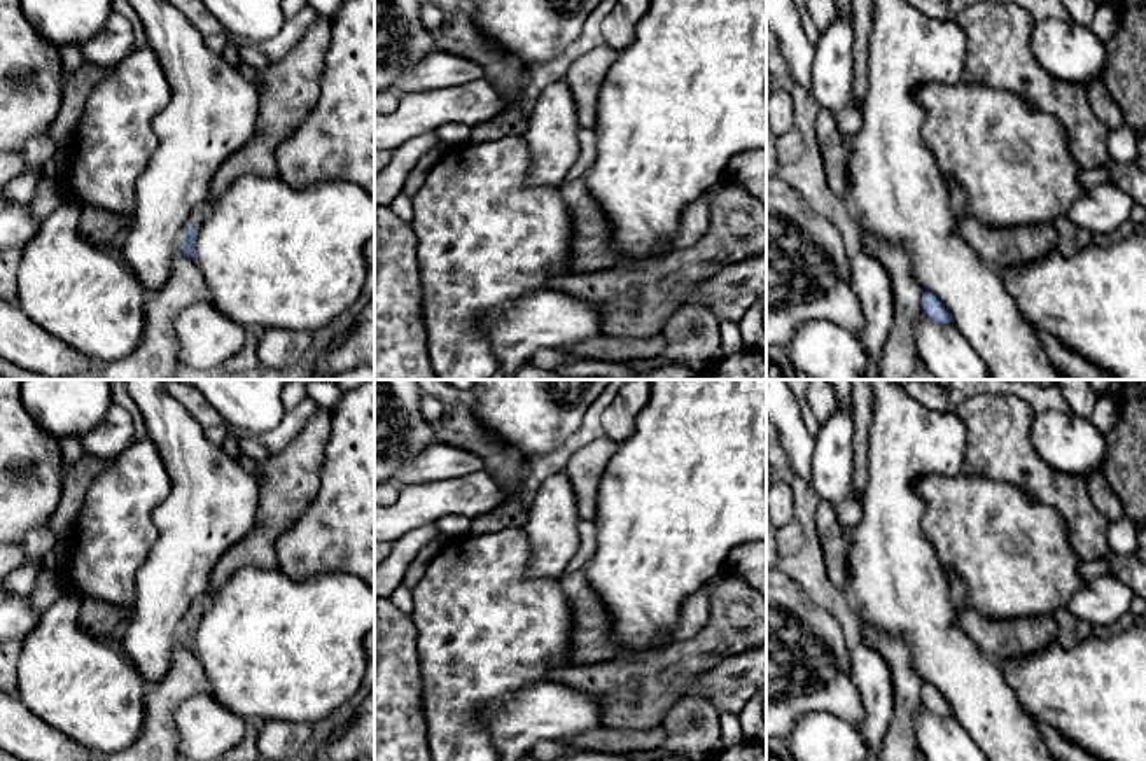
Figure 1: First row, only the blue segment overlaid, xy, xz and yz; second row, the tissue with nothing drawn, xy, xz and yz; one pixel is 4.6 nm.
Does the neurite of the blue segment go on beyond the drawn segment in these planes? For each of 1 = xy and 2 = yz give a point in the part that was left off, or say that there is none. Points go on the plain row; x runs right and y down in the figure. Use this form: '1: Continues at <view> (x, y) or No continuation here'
1: Continues at xy (198, 607)
2: No continuation here

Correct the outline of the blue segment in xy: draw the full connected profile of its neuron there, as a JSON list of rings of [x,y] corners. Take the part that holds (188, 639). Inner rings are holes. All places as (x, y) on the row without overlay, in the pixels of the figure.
[[[203,593],[199,595],[189,607],[185,618],[182,619],[180,625],[180,642],[185,644],[187,647],[194,649],[194,635],[196,635],[196,628],[199,619],[203,618],[203,614],[206,612],[208,605],[210,605],[210,593]]]

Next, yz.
[[[933,684],[922,686],[922,705],[934,716],[950,716],[950,705]]]

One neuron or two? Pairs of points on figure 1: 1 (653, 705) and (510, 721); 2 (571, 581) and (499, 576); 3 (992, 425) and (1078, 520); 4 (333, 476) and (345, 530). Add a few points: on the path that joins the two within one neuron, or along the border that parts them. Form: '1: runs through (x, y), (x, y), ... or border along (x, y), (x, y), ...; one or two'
1: border along (559, 683), (581, 688), (597, 697); two
2: border along (557, 579), (572, 618); two
3: runs through (1010, 448), (1059, 497); one
4: runs through (345, 490), (345, 516); one

